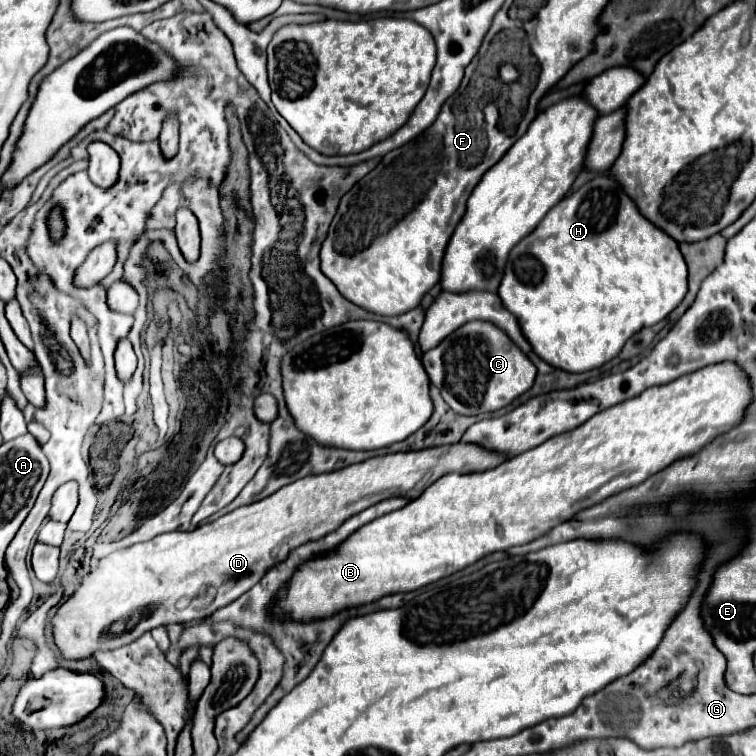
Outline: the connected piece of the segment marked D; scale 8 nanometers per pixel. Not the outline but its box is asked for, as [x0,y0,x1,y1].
[53,444,505,658]

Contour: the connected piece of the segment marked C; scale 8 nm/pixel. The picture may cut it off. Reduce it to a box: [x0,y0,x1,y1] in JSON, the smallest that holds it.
[423,320,537,416]

